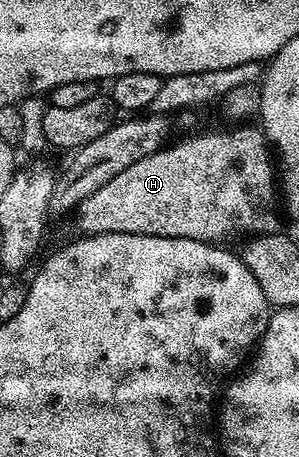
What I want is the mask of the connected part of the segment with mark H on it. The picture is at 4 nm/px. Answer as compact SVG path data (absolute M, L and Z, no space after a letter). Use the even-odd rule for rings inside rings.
M259 127L232 128L229 132L204 132L181 144L172 142L154 154L142 157L134 162L134 166L126 166L122 174L114 174L106 186L94 190L94 194L80 201L74 215L77 226L81 228L79 231L85 236L113 232L228 242L224 240L232 240L235 236L259 238L275 233L280 224L276 196L278 200L278 172L274 167L274 152L268 137Z

